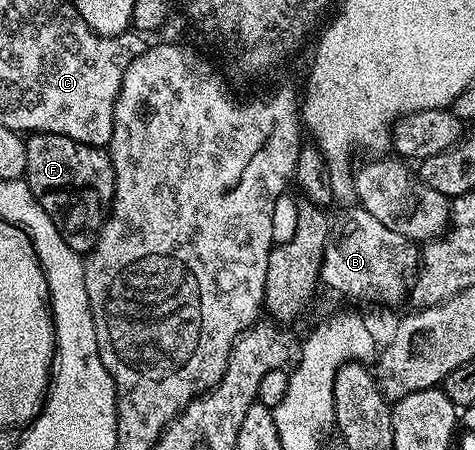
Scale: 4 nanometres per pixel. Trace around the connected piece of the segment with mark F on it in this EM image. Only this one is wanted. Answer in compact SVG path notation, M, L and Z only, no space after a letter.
M29 133L26 138L26 181L36 202L50 216L62 240L81 256L96 247L96 238L112 209L114 168L107 149L82 144L61 134Z

